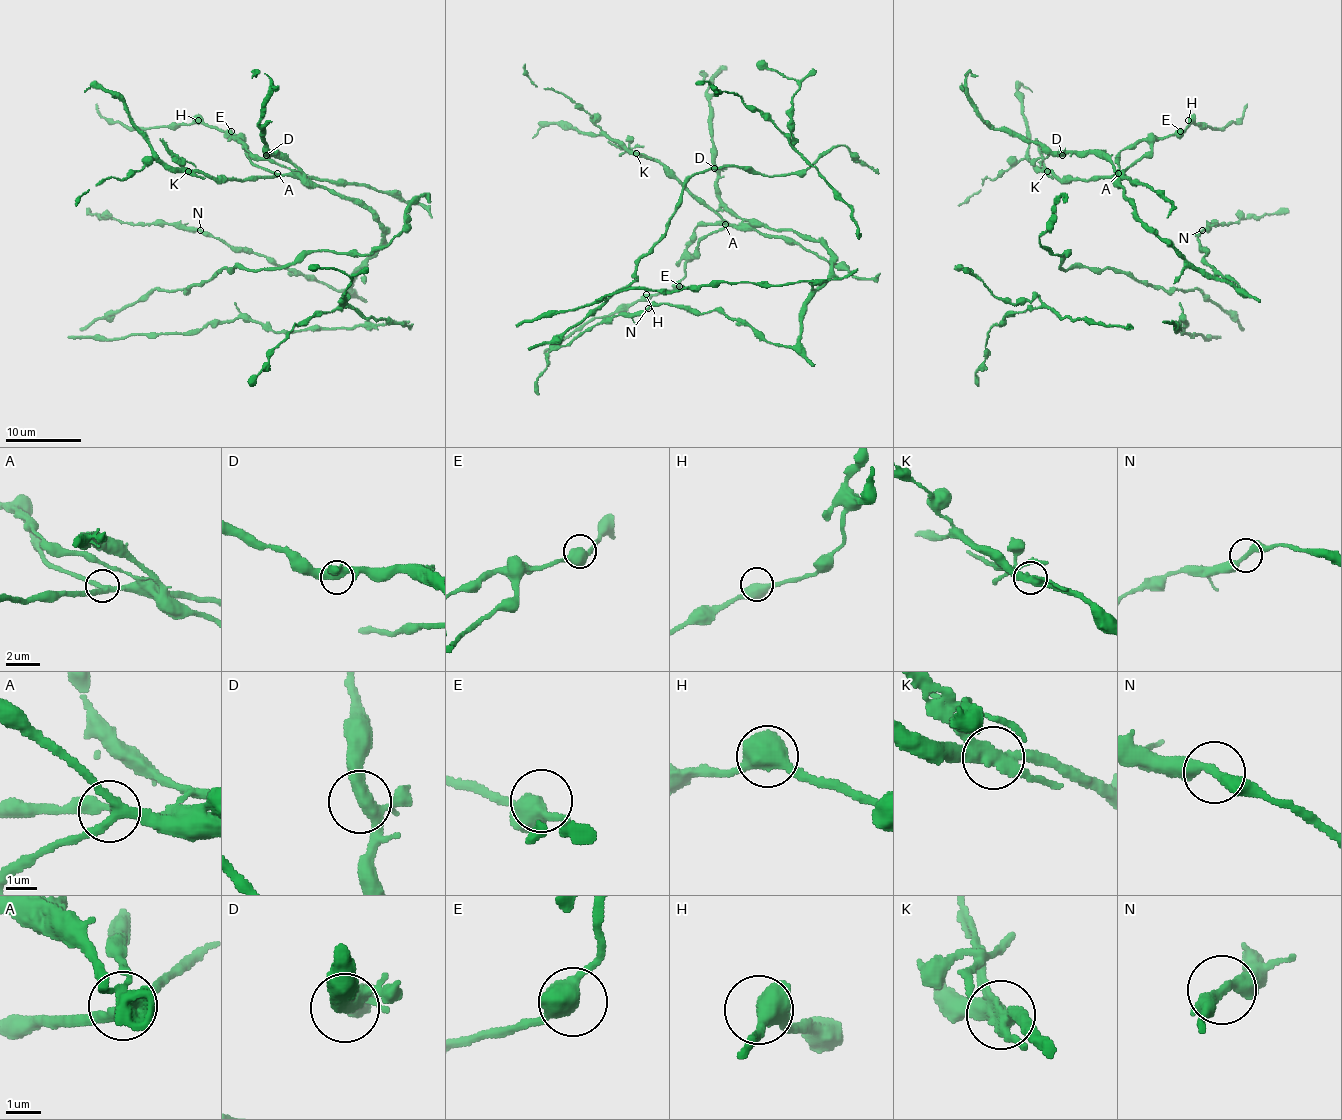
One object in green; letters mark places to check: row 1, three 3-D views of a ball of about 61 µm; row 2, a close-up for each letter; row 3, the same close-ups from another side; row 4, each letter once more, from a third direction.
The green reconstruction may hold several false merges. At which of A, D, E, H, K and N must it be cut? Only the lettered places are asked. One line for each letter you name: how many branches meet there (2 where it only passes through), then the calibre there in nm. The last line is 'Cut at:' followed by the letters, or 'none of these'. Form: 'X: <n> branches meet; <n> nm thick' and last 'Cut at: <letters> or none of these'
K: 3 branches meet; 400 nm thick
Cut at: K

